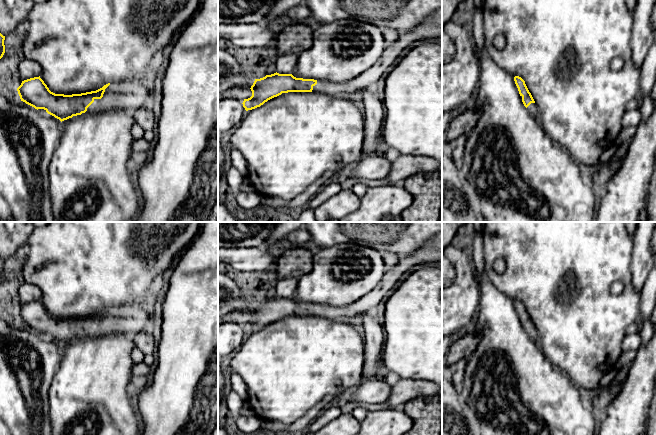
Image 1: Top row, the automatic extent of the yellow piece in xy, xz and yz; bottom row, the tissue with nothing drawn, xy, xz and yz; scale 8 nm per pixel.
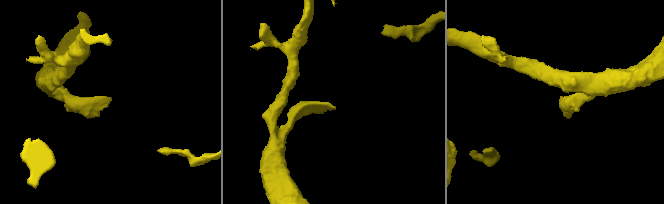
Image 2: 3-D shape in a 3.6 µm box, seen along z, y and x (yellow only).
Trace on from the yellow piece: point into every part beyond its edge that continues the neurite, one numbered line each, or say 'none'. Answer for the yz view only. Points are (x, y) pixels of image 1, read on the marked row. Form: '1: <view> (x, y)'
1: yz (532, 108)

